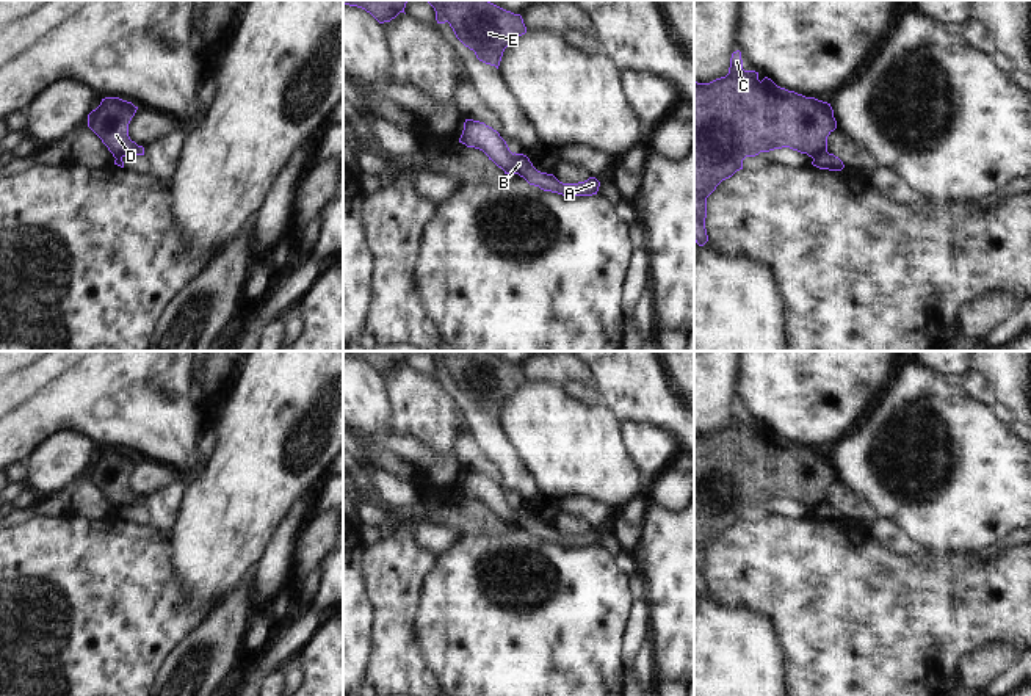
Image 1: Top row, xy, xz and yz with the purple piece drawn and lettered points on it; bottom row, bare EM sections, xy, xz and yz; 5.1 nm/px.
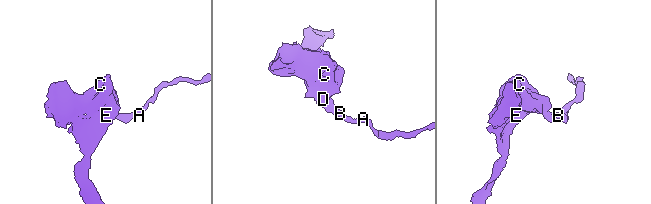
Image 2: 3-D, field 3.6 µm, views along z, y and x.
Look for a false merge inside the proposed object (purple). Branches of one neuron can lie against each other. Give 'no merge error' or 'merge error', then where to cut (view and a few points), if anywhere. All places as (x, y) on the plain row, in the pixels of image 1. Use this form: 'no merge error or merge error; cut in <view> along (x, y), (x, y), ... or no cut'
merge error; cut in yz along (826, 500), (813, 510)

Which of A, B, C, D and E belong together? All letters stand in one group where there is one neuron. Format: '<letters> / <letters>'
A B / C D E

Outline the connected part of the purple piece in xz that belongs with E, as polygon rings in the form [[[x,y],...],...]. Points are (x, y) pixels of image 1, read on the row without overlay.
[[[426,351],[436,362],[437,375],[448,373],[456,389],[476,409],[498,420],[503,403],[526,384],[520,365],[506,362],[489,351]]]

